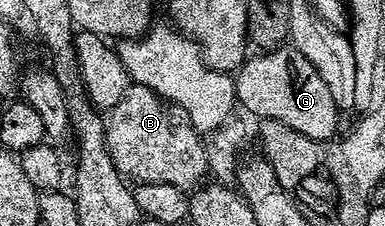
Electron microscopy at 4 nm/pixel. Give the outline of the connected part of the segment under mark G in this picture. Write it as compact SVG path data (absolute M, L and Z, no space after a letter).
M281 45L256 53L245 58L244 64L235 72L236 101L241 108L245 107L250 114L256 115L257 120L269 119L270 121L282 121L282 125L290 125L290 129L298 129L298 133L306 133L311 139L330 139L336 132L336 111L338 105L334 97L330 97L330 88L318 69L306 59L295 45Z

